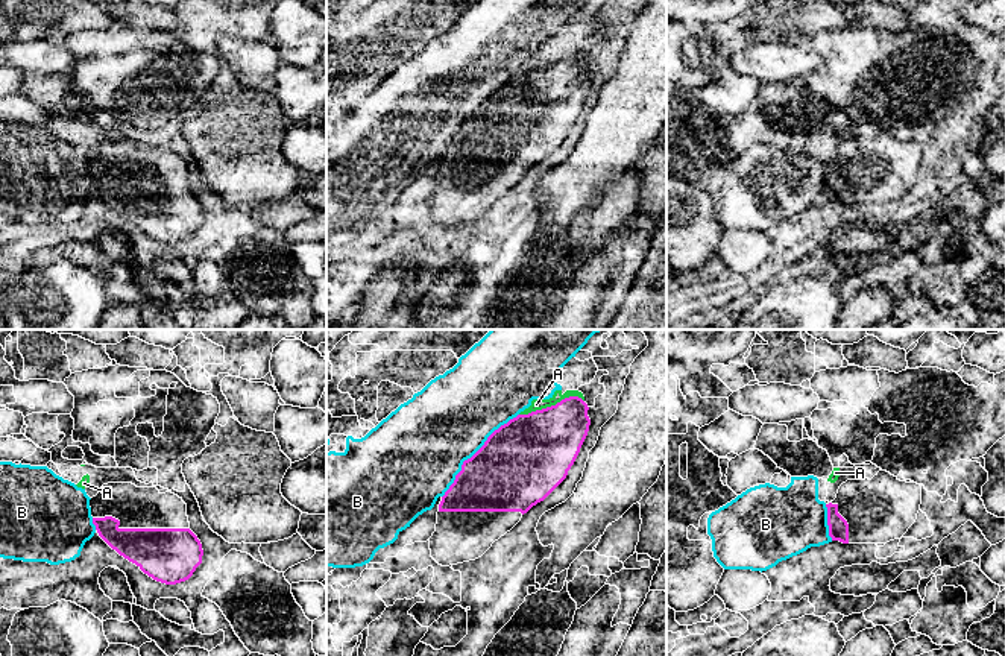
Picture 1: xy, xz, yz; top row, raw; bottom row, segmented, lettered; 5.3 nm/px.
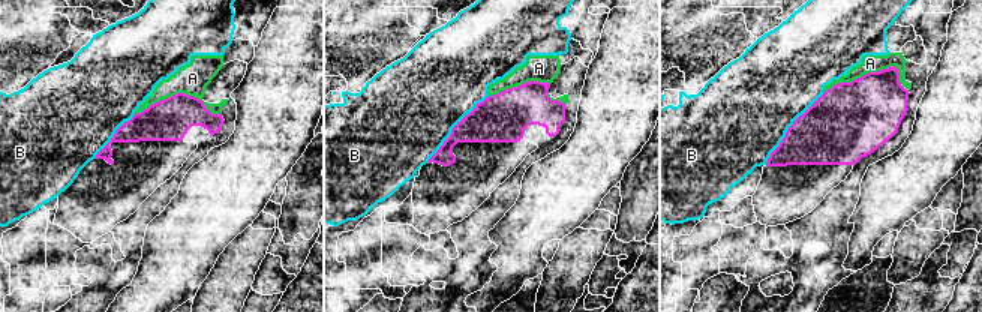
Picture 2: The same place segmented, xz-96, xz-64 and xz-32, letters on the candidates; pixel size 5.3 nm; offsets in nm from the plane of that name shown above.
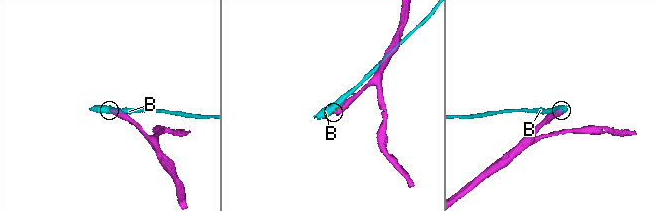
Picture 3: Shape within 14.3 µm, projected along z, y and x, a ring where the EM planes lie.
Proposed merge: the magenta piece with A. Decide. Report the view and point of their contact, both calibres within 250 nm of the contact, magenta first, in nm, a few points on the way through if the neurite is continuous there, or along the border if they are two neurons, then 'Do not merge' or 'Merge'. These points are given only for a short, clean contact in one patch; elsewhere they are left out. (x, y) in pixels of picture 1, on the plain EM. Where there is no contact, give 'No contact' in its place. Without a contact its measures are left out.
Touches magenta at xz (551, 66). Thickness 400 nm (magenta) against 60 nm. Do not merge

